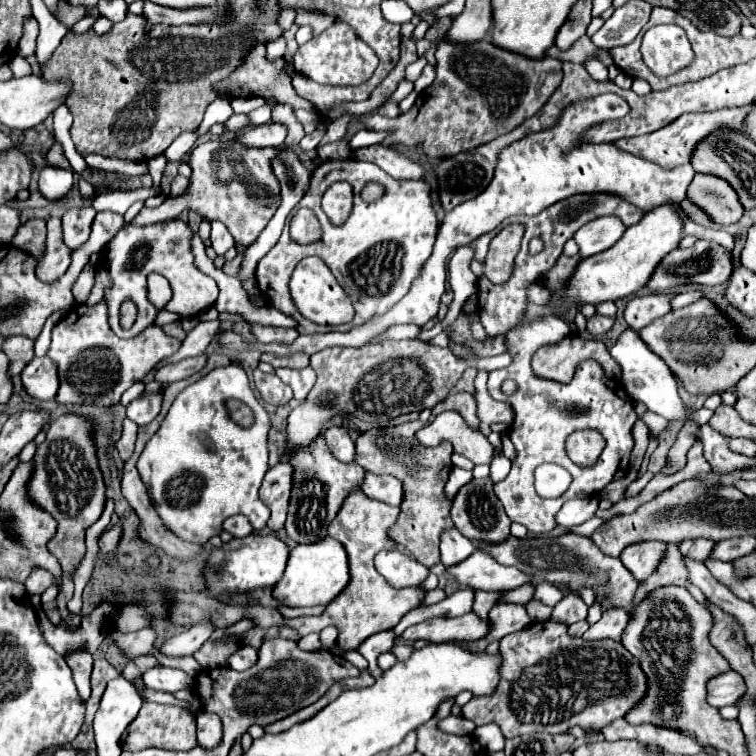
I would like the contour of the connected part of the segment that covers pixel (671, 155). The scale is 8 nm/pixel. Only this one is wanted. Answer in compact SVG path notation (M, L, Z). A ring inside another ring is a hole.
M749 103L749 105L738 108L726 109L723 113L686 113L655 133L647 133L647 135L639 135L639 137L625 137L625 139L615 141L613 145L617 149L631 153L631 155L643 157L643 159L647 159L663 169L673 169L679 165L687 165L695 145L703 137L707 137L707 133L713 133L719 125L725 125L727 129L733 129L733 131L743 131L743 121L752 108L753 103Z

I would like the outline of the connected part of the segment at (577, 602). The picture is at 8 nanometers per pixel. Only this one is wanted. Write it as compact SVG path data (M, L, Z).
M571 593L567 597L563 597L555 607L553 607L553 615L555 621L571 625L575 621L583 621L587 617L587 605L583 603L579 593Z

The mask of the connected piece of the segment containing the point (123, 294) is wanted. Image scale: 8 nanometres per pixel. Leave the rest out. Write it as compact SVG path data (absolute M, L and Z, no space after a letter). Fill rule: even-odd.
M171 219L165 223L155 223L149 227L137 227L137 225L129 225L125 229L121 229L103 249L103 261L107 265L107 271L111 275L113 287L105 289L105 301L107 301L107 309L109 309L109 325L113 329L113 333L121 339L131 339L137 337L145 327L149 327L151 323L155 323L155 317L159 313L157 307L153 307L147 299L147 275L149 273L161 273L165 277L169 277L171 289L173 289L173 297L171 301L165 305L167 311L179 313L183 317L193 317L197 313L201 313L203 309L211 307L217 299L217 285L215 281L205 275L203 271L197 269L195 261L193 261L193 253L191 253L191 227L181 221L181 219ZM125 299L133 299L137 303L139 315L137 321L131 329L121 329L119 327L119 305Z

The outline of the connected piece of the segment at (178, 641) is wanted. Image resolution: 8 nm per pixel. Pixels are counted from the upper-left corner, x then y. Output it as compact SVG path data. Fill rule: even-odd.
M199 623L193 625L191 629L181 631L179 635L173 635L169 639L163 641L163 645L159 647L159 653L165 657L187 657L193 655L215 631L215 627L211 623Z

